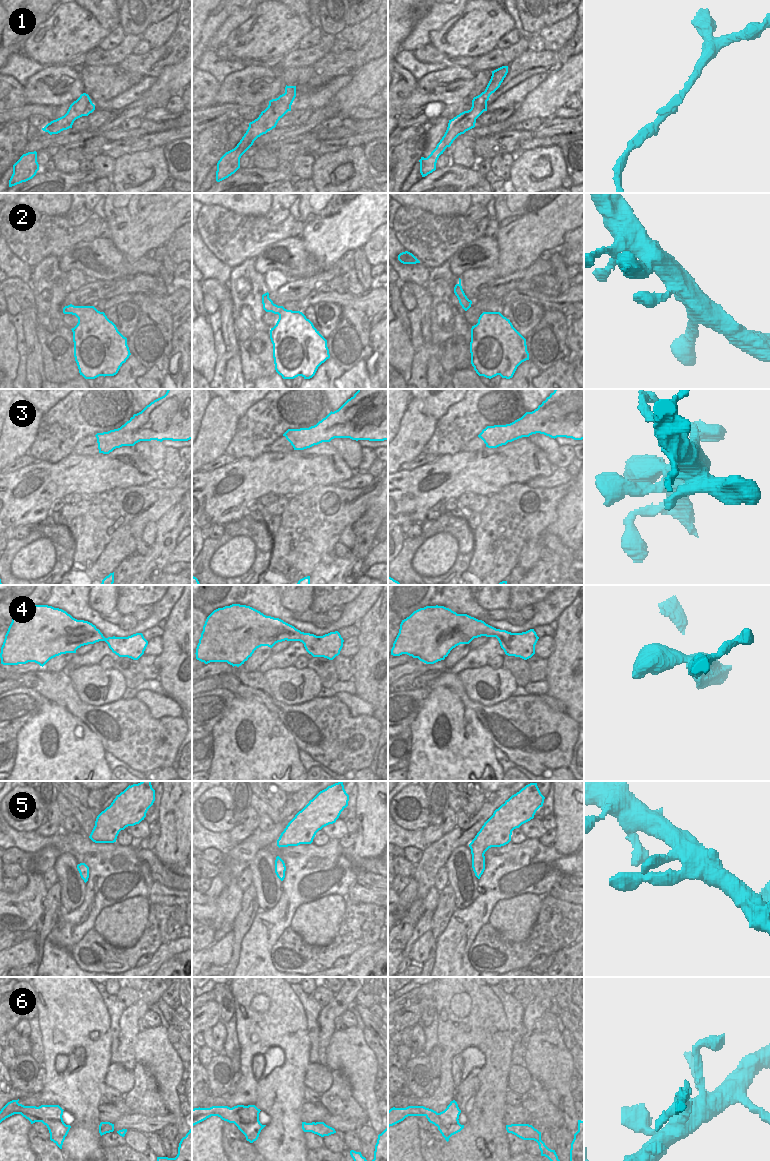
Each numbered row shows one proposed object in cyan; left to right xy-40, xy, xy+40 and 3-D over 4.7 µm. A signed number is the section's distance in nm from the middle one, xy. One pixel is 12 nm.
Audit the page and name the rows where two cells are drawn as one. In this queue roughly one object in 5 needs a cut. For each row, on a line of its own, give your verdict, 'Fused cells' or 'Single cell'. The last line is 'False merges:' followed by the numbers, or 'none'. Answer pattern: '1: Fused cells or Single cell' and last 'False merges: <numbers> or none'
1: Single cell
2: Single cell
3: Single cell
4: Single cell
5: Single cell
6: Fused cells
False merges: 6.

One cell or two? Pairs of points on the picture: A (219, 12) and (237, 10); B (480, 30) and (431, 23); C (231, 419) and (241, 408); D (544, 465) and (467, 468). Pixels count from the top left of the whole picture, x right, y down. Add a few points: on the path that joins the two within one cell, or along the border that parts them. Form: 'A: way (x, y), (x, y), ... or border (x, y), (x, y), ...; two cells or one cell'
A: border (231, 10), (217, 31); two cells
B: border (462, 11), (438, 29), (432, 30), (428, 43); two cells
C: border (221, 399), (239, 417); two cells
D: way (525, 468), (486, 468); one cell

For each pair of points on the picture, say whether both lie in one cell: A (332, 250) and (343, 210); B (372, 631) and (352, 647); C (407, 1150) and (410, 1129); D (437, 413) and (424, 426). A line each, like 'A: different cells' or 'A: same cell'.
A: same cell
B: different cells
C: same cell
D: different cells

